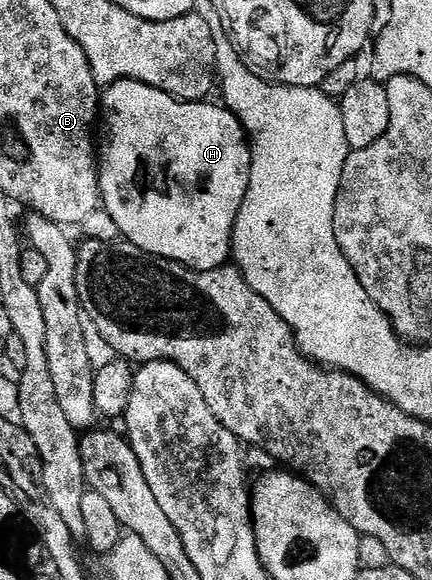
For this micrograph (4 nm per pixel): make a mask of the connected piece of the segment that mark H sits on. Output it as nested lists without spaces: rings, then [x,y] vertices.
[[[124,79],[105,86],[100,97],[100,121],[106,124],[106,142],[101,142],[98,158],[98,191],[101,208],[112,215],[119,234],[131,241],[140,251],[163,257],[186,265],[196,271],[212,271],[227,264],[232,257],[234,240],[234,224],[236,215],[240,215],[240,203],[244,203],[244,195],[248,195],[248,179],[252,175],[252,155],[246,131],[238,121],[238,116],[221,104],[210,105],[206,101],[177,101],[172,95],[160,91],[156,87],[148,87],[139,81]]]

